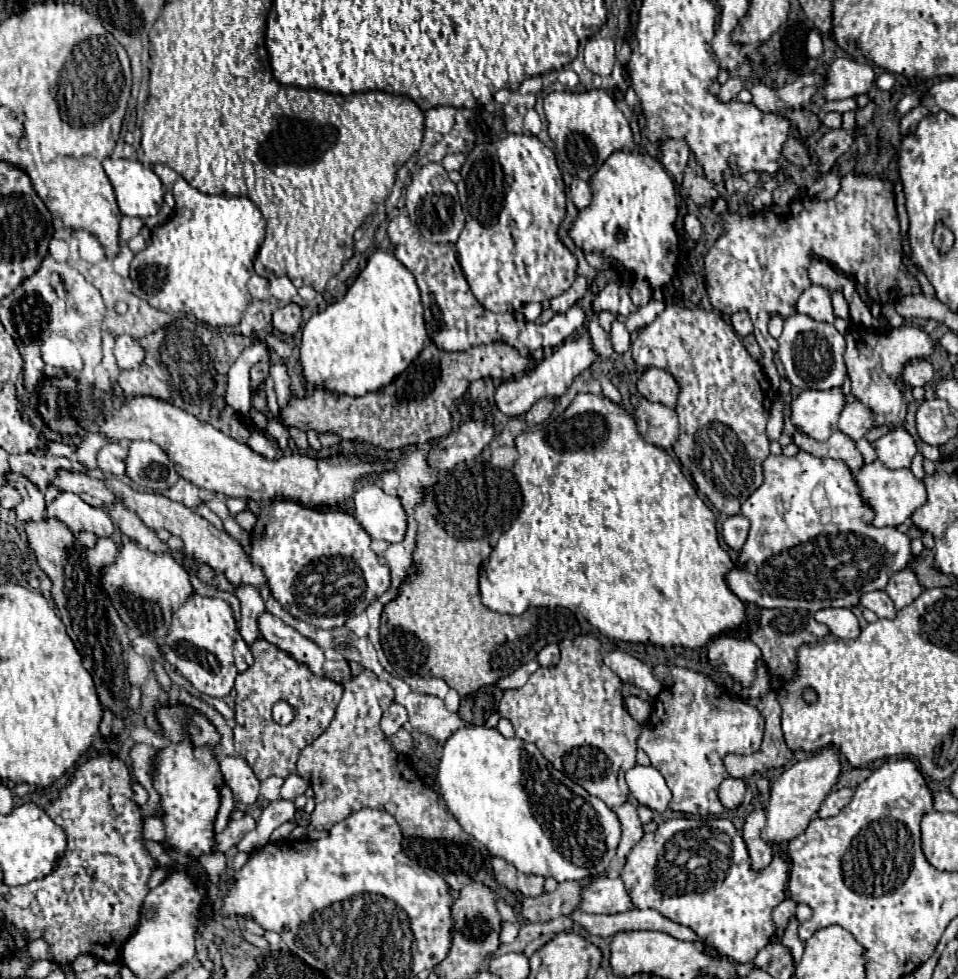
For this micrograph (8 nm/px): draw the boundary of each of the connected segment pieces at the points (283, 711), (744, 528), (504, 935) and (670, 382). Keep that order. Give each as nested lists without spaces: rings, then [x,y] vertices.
[[[277,703],[277,705],[273,707],[273,719],[275,719],[279,725],[293,721],[293,707],[289,707],[289,705],[285,705],[285,703]]]
[[[733,515],[733,517],[727,517],[725,523],[723,523],[723,529],[721,529],[721,535],[725,539],[725,543],[739,551],[747,539],[747,533],[749,533],[749,521],[745,515]]]
[[[503,923],[503,929],[501,929],[501,943],[513,943],[515,937],[519,933],[519,927],[513,925],[513,923]]]
[[[647,369],[637,381],[637,389],[649,401],[663,403],[663,405],[667,405],[671,409],[675,409],[675,405],[677,405],[679,383],[669,371]]]

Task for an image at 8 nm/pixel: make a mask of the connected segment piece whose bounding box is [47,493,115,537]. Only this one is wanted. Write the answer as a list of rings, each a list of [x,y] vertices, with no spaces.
[[[59,493],[57,499],[47,507],[49,517],[57,517],[73,533],[79,531],[91,531],[97,537],[113,537],[115,527],[111,519],[97,507],[87,505],[79,495],[75,493]]]

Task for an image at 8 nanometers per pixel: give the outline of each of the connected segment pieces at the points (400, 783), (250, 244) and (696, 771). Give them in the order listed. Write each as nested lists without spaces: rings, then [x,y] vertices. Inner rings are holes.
[[[261,613],[259,619],[257,619],[257,625],[259,625],[259,631],[261,631],[261,637],[267,639],[269,643],[275,643],[279,649],[291,653],[297,661],[305,663],[313,673],[321,675],[321,677],[329,677],[337,683],[341,683],[345,687],[345,693],[341,697],[341,703],[337,705],[337,711],[335,711],[335,717],[329,725],[329,729],[309,747],[305,747],[299,755],[299,761],[297,761],[297,773],[301,777],[305,777],[313,791],[315,791],[315,801],[317,801],[317,807],[315,811],[311,813],[311,825],[315,829],[331,829],[335,823],[347,819],[351,813],[359,811],[359,809],[365,809],[365,807],[371,807],[371,809],[385,809],[389,815],[395,817],[395,821],[399,823],[401,831],[405,837],[423,837],[423,839],[449,839],[449,841],[469,841],[467,833],[461,829],[461,825],[457,823],[457,819],[449,813],[449,809],[445,807],[443,799],[429,787],[423,785],[423,781],[419,779],[417,771],[403,759],[399,759],[399,755],[393,751],[393,747],[387,743],[383,731],[379,729],[379,721],[381,721],[381,715],[388,709],[391,703],[394,702],[394,691],[389,683],[382,681],[373,673],[373,671],[363,671],[361,675],[353,677],[351,675],[351,669],[349,669],[349,663],[347,661],[329,661],[323,657],[323,651],[307,637],[303,637],[299,631],[295,631],[293,627],[285,625],[279,617],[271,615],[271,613]]]
[[[153,165],[153,171],[157,177],[161,177],[165,189],[175,195],[177,205],[173,217],[151,231],[149,247],[135,255],[131,263],[133,293],[159,311],[193,313],[199,321],[211,327],[237,325],[251,303],[247,281],[253,275],[253,261],[257,257],[259,245],[265,239],[265,219],[261,217],[261,211],[249,197],[221,197],[201,193],[167,165]]]
[[[677,667],[675,683],[655,697],[655,711],[643,727],[639,747],[649,755],[651,765],[665,777],[673,793],[671,811],[689,815],[721,815],[725,807],[717,797],[721,781],[729,775],[721,757],[725,753],[755,753],[763,737],[763,721],[757,709],[741,703],[709,677]]]

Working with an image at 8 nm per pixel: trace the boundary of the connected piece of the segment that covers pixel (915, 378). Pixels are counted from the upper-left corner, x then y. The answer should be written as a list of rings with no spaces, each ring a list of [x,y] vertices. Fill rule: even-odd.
[[[925,359],[909,361],[903,365],[903,371],[901,371],[901,379],[911,387],[923,387],[931,377],[933,377],[933,367]]]

